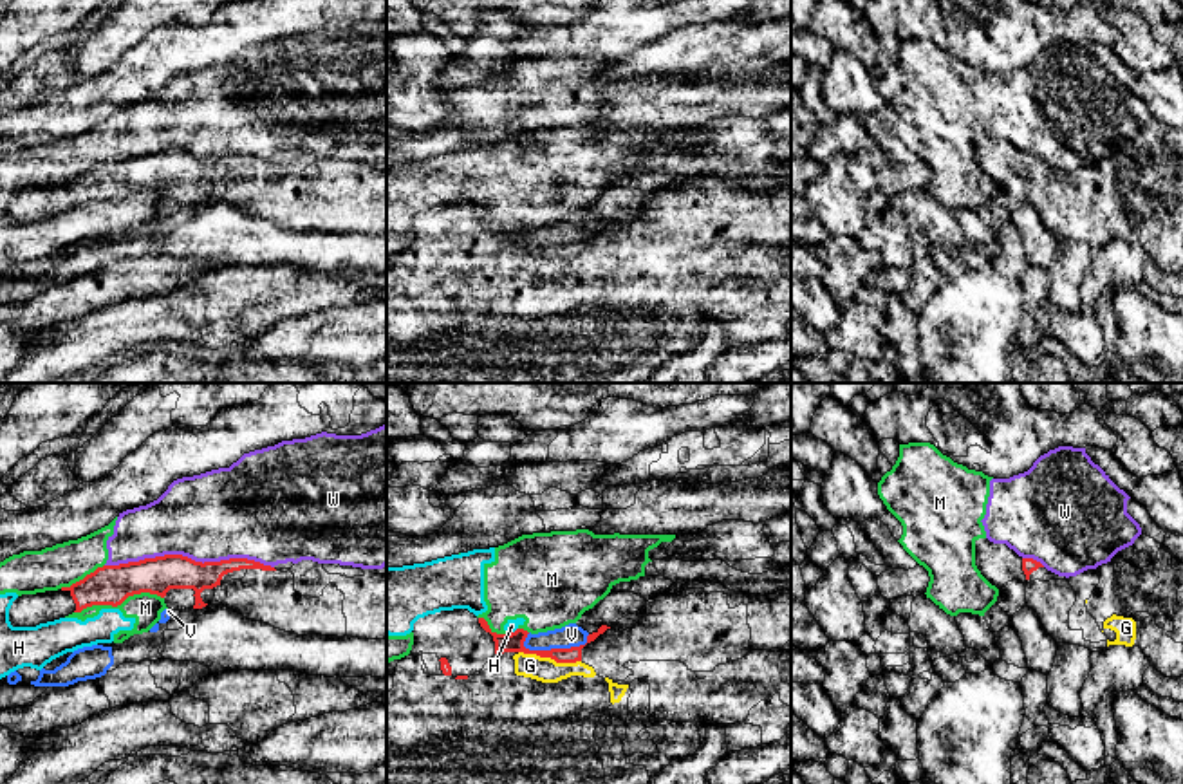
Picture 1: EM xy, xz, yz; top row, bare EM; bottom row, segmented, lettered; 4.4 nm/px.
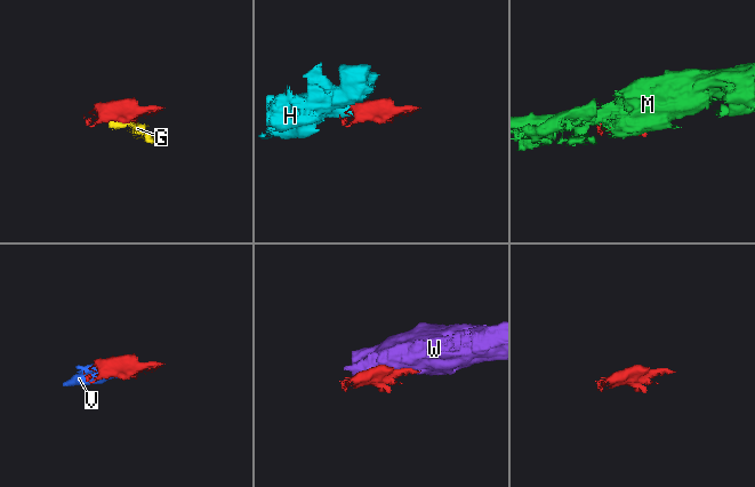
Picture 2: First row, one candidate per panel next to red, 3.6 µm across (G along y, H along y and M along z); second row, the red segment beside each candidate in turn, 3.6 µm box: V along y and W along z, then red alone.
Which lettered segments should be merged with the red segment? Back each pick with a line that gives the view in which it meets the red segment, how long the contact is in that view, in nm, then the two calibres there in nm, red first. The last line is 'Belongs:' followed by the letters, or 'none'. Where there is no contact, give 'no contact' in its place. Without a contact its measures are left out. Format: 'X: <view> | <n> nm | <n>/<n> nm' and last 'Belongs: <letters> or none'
G: xz | 280 nm | 90/110 nm
Belongs: G

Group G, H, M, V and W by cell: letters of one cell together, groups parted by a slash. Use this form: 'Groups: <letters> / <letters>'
Groups: G / H M W / V

